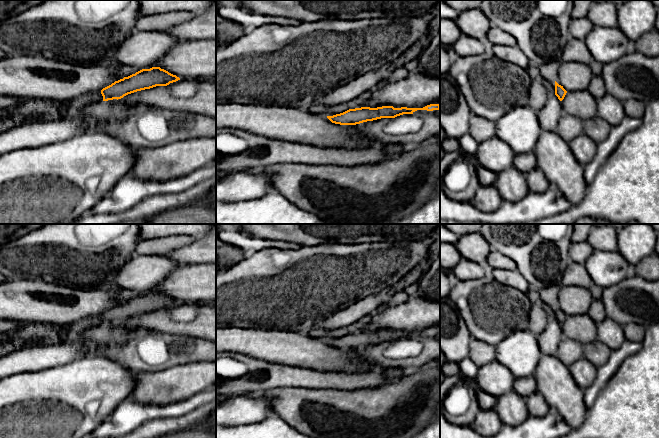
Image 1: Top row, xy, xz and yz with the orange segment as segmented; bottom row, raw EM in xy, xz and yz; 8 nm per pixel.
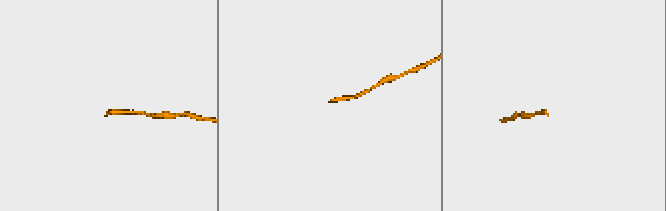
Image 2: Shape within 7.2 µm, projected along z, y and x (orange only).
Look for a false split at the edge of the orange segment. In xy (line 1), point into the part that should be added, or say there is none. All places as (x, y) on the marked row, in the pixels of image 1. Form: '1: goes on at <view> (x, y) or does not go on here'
1: goes on at xy (80, 102)

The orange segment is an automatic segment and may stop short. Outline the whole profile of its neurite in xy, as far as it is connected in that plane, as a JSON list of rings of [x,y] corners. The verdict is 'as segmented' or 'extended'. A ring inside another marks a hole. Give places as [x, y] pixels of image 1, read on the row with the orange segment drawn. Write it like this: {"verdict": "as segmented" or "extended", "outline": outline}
{"verdict": "extended", "outline": [[[152,67],[150,69],[142,69],[135,74],[124,77],[115,81],[111,85],[99,90],[84,94],[69,101],[67,110],[78,110],[85,106],[98,101],[108,101],[113,99],[121,99],[124,96],[150,89],[156,86],[167,86],[170,83],[180,80],[179,77],[161,69],[160,67]]]}

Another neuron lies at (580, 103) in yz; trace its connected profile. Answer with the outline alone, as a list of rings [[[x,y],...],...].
[[[570,90],[561,101],[563,111],[582,121],[597,115],[597,101],[588,90]]]

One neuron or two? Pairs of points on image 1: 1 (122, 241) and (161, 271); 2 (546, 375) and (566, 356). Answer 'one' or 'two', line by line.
1: two
2: two

